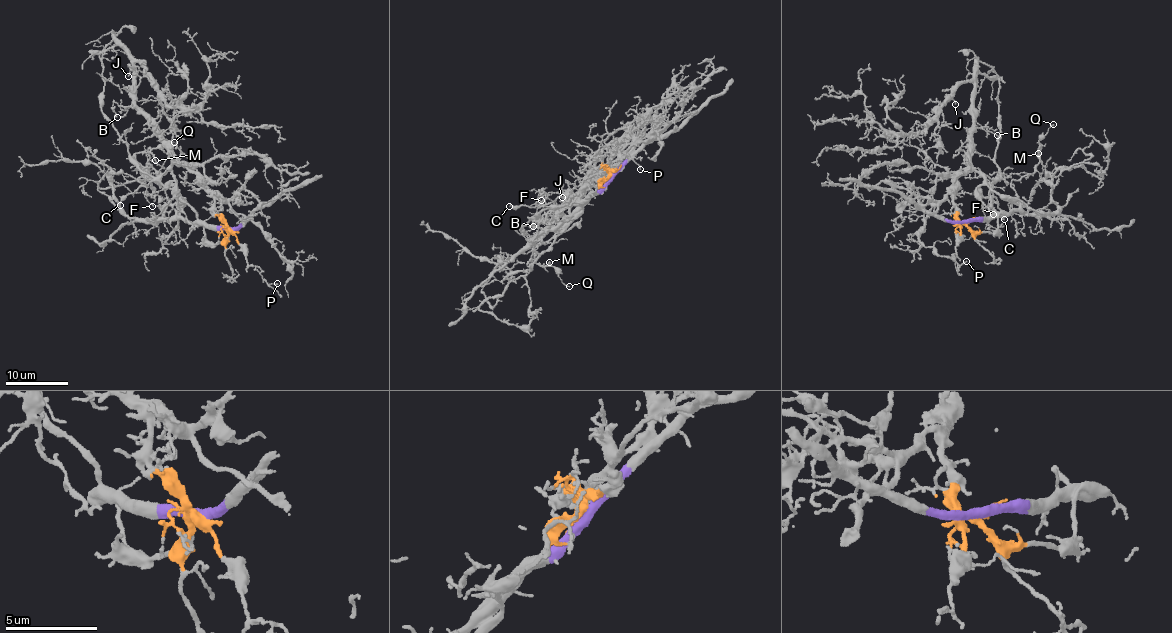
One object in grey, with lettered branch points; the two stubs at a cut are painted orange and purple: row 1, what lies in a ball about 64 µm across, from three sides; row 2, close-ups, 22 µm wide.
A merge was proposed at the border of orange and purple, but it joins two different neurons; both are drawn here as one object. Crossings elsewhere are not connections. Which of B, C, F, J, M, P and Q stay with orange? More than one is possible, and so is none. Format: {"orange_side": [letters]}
{"orange_side": ["B", "J", "P"]}

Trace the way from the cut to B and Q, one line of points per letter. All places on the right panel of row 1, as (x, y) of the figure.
B: (964, 221), (959, 220), (956, 211), (953, 184), (966, 168), (972, 133), (984, 126), (997, 134)
Q: (964, 221), (1002, 216), (1020, 206), (1011, 182), (1033, 173), (1034, 165), (1040, 161), (1039, 141), (1053, 124)

